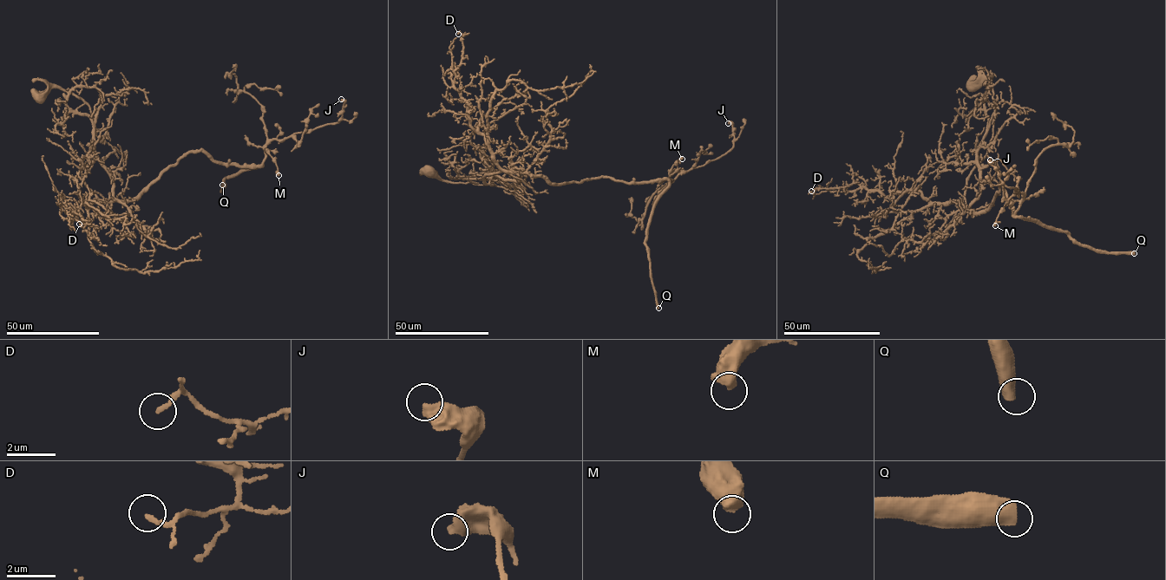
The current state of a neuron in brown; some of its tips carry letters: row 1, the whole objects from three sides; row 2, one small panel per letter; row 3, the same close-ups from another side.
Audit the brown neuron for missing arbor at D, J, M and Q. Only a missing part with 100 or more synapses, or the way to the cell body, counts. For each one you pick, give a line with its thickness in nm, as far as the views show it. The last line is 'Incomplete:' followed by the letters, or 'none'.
Q: Thickness 650 nm
Incomplete: Q

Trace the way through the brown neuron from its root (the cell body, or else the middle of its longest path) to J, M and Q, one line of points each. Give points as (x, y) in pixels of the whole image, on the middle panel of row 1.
J: (429, 170), (482, 185), (494, 185), (484, 178), (502, 171), (557, 185), (671, 181), (729, 152), (728, 123)
M: (429, 170), (482, 185), (502, 171), (557, 185), (645, 182), (671, 180), (682, 159)
Q: (429, 170), (482, 185), (494, 185), (484, 178), (502, 171), (557, 185), (666, 179), (645, 242), (658, 308)

